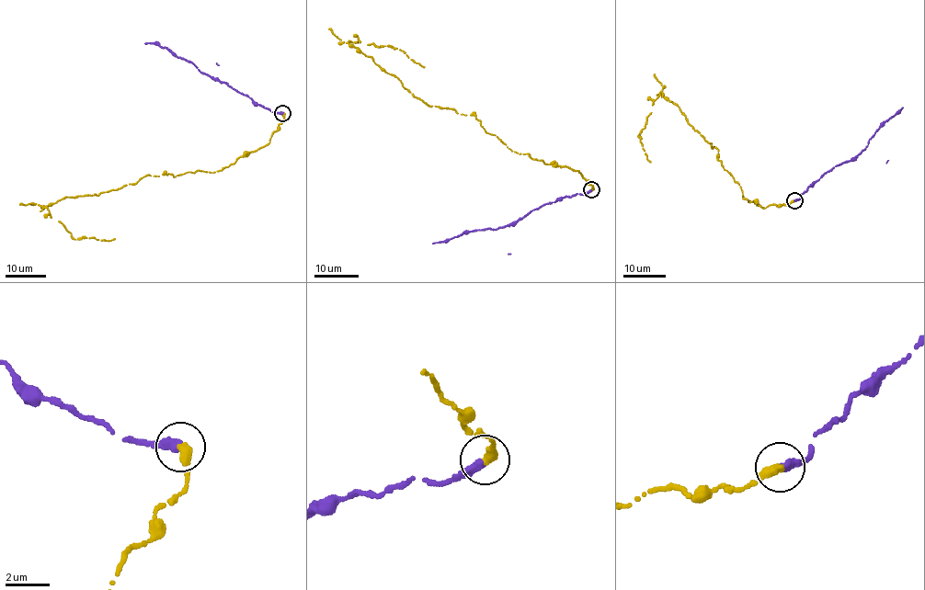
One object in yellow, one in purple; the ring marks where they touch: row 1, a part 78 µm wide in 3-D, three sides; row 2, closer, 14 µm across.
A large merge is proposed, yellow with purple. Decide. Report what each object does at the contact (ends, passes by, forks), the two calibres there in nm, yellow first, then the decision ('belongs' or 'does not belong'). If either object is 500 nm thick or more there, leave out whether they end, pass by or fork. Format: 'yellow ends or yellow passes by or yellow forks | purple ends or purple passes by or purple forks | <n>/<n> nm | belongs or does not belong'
yellow ends | purple ends | 420/400 nm | does not belong

